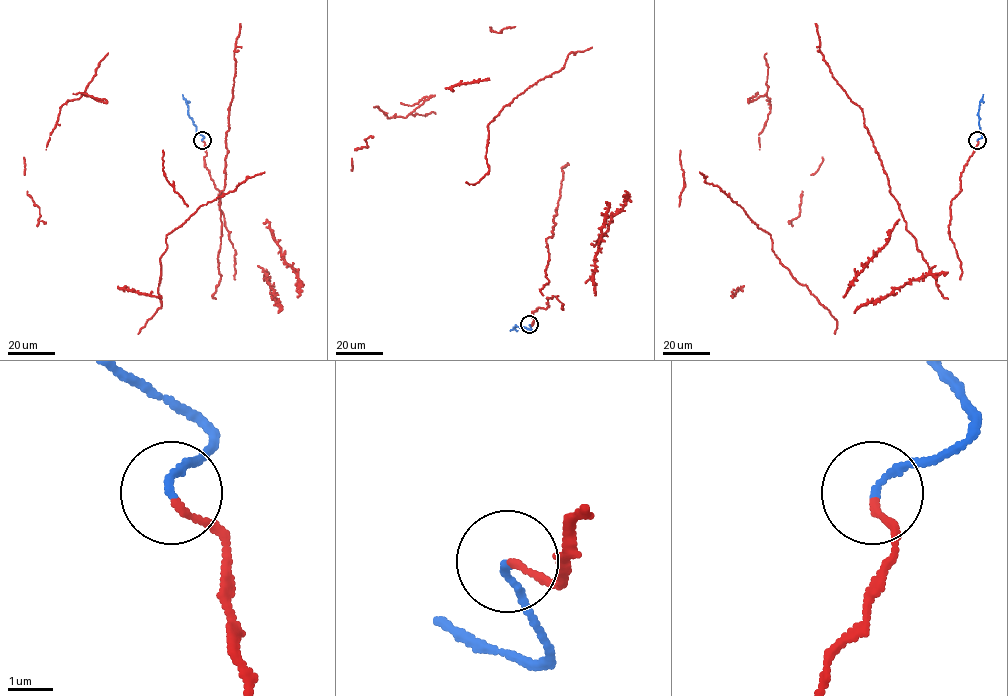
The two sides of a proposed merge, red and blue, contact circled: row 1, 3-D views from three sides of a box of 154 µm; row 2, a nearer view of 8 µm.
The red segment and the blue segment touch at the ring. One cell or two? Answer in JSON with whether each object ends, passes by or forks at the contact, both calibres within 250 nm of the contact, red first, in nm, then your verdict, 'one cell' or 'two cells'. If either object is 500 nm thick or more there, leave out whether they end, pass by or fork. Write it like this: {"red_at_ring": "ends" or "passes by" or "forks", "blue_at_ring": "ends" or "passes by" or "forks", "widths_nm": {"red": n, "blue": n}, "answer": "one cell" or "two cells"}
{"red_at_ring": "ends", "blue_at_ring": "ends", "widths_nm": {"red": 140, "blue": 140}, "answer": "one cell"}

